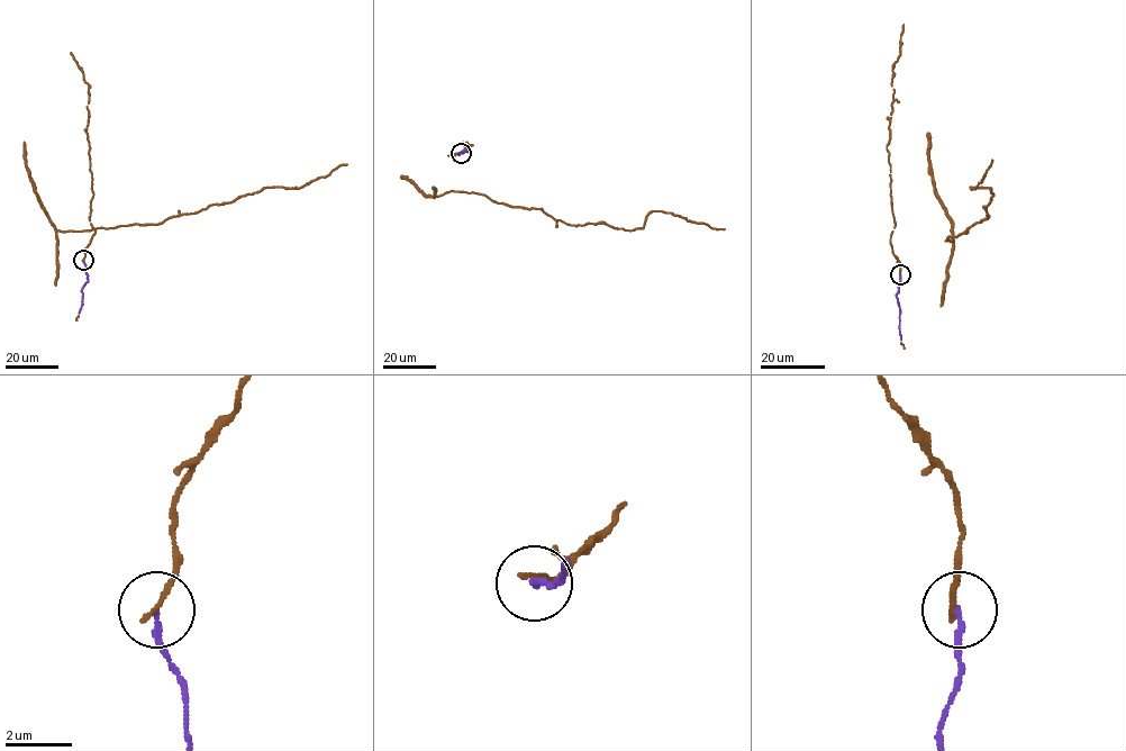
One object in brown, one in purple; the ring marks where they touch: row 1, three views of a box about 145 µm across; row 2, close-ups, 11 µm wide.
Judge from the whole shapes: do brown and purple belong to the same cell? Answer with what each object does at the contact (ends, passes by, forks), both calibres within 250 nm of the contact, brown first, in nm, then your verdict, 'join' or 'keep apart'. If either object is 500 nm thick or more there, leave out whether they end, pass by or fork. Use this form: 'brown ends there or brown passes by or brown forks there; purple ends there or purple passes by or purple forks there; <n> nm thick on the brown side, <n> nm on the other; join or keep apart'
brown ends there; purple ends there; 170 nm thick on the brown side, 160 nm on the other; join

